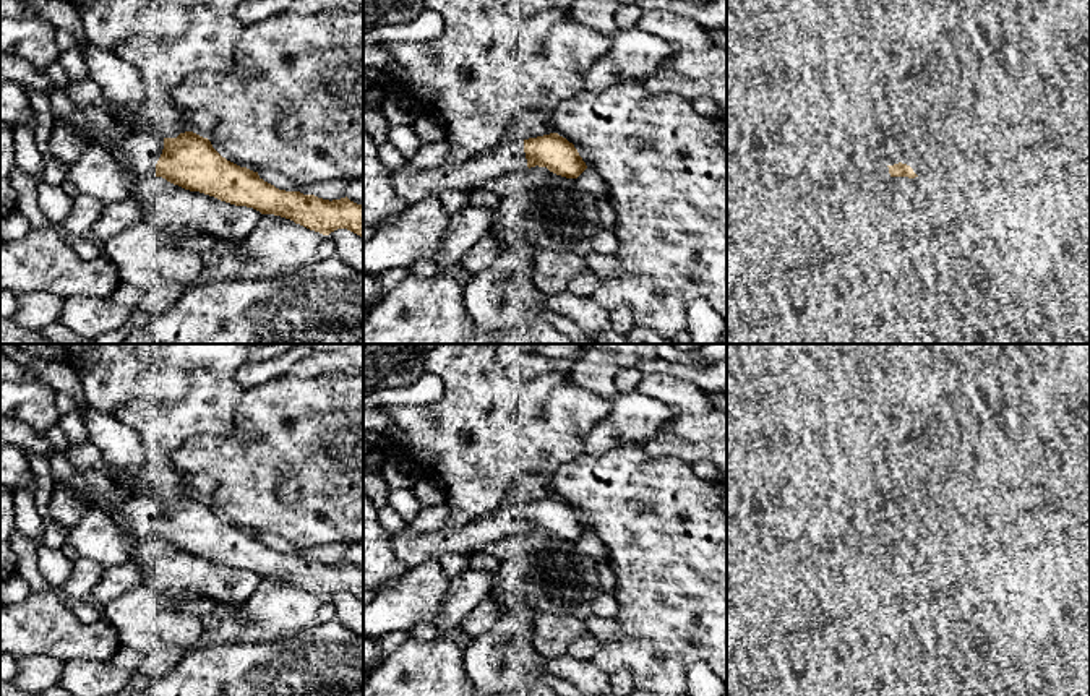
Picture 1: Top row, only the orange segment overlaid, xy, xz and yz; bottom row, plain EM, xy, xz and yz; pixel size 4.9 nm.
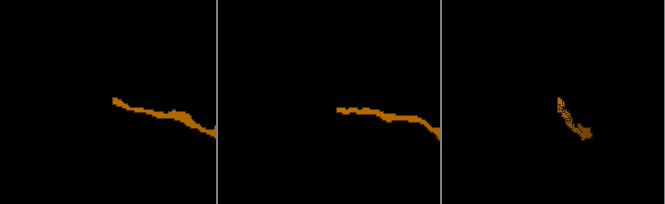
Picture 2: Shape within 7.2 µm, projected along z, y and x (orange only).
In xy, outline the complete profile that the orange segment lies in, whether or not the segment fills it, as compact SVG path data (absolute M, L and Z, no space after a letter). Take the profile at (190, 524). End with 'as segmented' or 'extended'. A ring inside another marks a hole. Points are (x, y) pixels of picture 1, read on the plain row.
M89 485L73 487L70 495L83 500L89 509L97 506L107 509L136 540L162 540L185 553L253 571L261 578L281 579L323 599L347 592L363 600L363 568L347 560L329 565L279 553L264 545L258 535L222 521L208 501L193 495L164 503L144 495L105 500Z; extended

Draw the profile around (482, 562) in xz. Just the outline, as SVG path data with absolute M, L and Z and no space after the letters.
M472 553L469 558L469 569L487 571L493 576L498 574L501 560L487 553Z

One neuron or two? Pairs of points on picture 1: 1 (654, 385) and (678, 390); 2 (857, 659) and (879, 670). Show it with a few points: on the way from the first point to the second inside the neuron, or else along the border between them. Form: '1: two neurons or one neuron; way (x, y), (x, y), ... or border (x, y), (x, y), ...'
1: one neuron; way (660, 388), (672, 390)
2: one neuron; way (862, 664), (873, 670)

